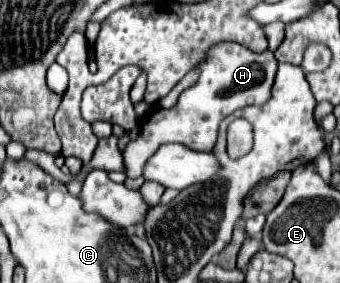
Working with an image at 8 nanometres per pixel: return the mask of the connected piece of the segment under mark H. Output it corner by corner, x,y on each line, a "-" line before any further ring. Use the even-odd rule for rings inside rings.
222,42
214,46
206,62
198,66
200,80
192,88
184,90
172,108
154,110
140,122
140,136
122,150
124,174
128,178
142,176
144,164
150,158
150,154
154,154
158,146
166,142
178,142
198,152
210,152
214,148
218,124
222,118
250,104
260,106
270,98
276,66
278,62
270,50
256,54
234,42

